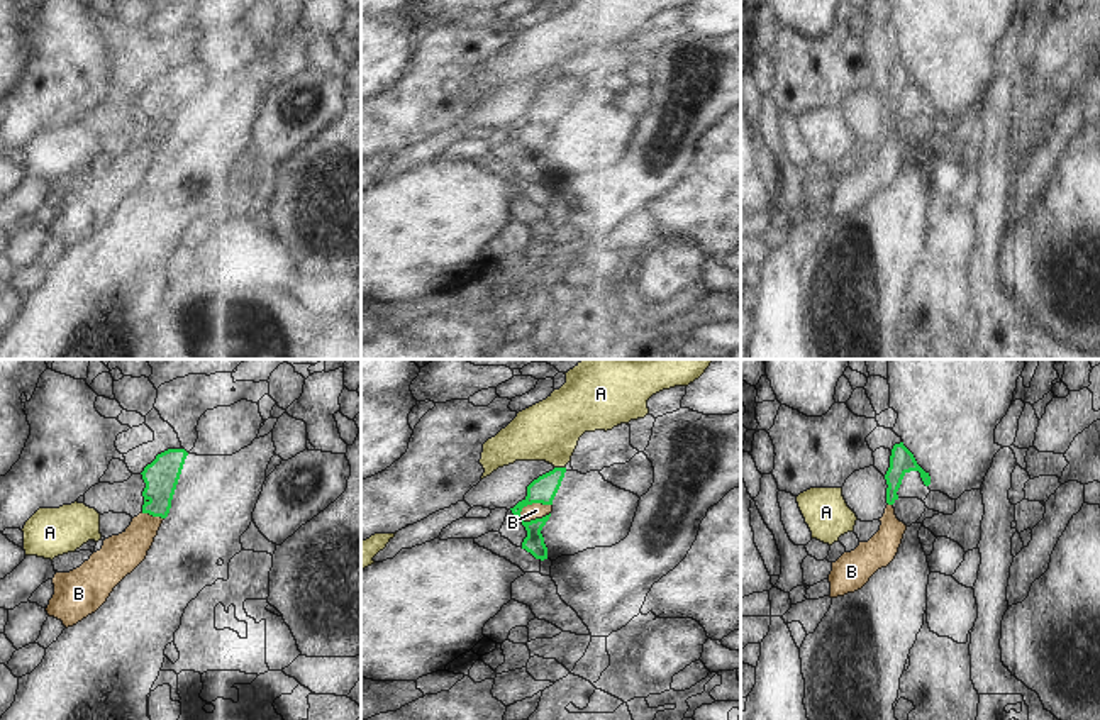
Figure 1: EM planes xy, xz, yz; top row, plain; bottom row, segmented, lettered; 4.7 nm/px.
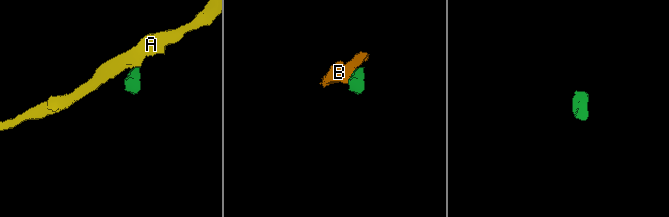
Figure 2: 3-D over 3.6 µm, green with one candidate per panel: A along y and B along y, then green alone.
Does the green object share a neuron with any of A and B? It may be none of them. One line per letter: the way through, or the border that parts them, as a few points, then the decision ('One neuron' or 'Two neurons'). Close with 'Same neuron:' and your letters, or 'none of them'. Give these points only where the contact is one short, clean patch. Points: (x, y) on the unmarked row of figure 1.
A: Two neurons
B: Path across: xz (543, 110), (533, 122), (536, 131). One neuron
Same neuron: B

